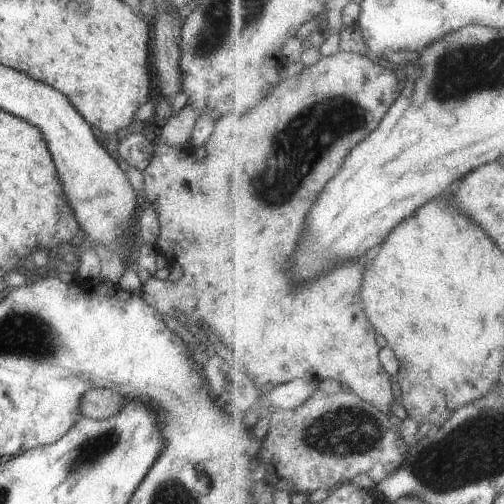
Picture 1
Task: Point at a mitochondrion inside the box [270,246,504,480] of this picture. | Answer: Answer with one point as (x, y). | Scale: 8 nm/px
(346, 432)

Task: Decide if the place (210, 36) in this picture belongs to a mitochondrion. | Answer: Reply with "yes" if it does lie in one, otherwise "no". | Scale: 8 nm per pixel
yes

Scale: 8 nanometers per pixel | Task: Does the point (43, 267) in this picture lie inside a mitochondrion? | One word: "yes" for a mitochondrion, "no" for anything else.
no

